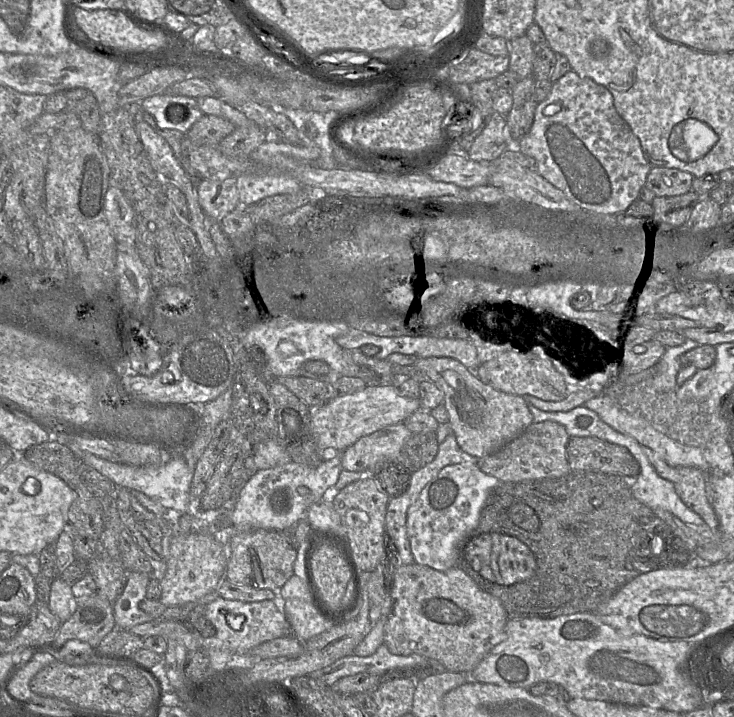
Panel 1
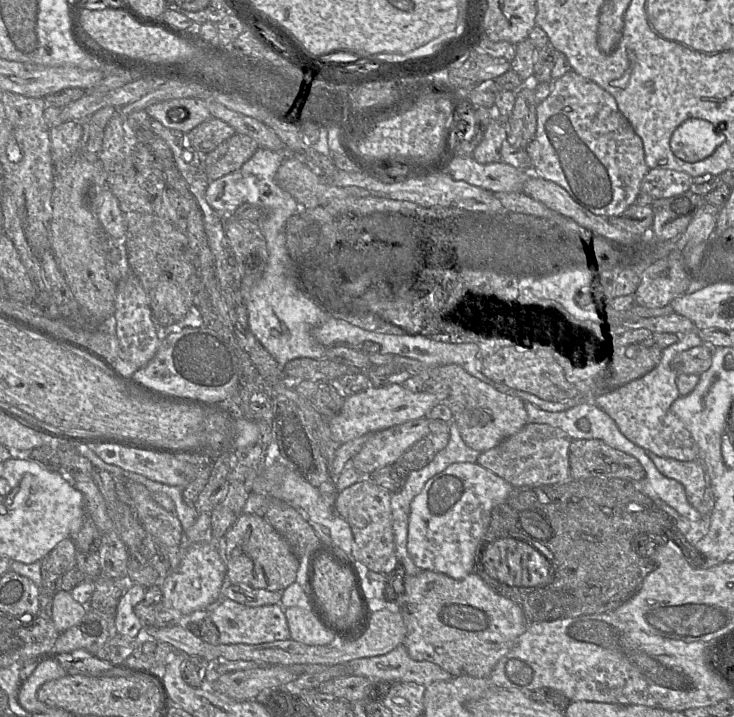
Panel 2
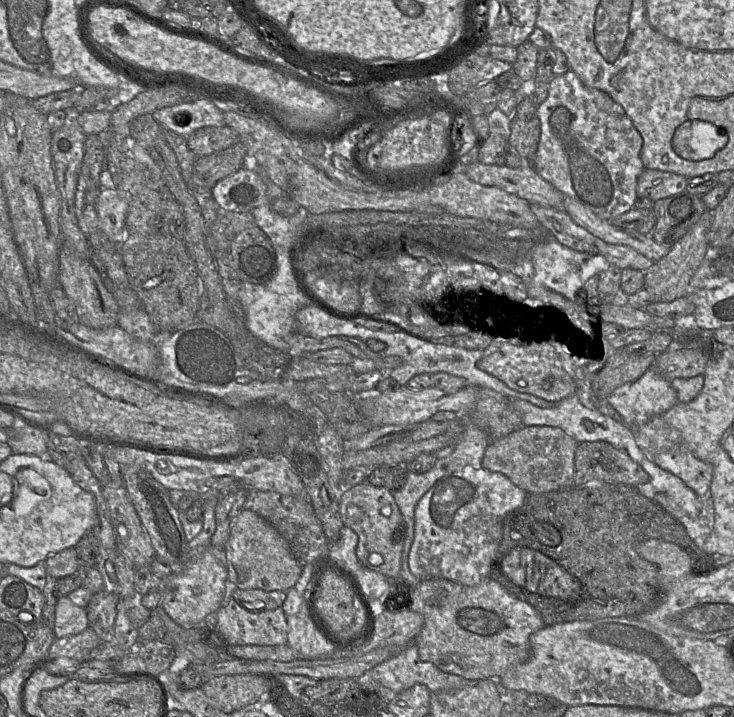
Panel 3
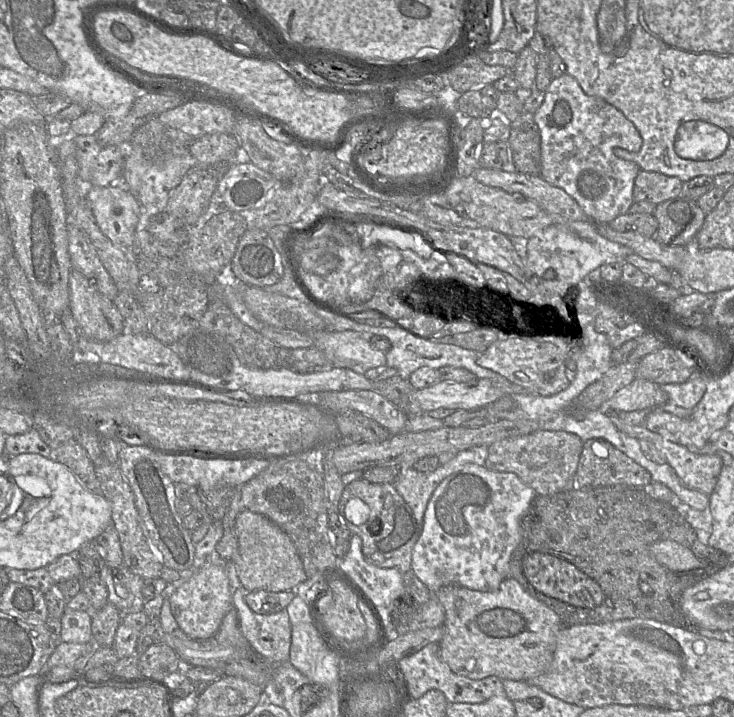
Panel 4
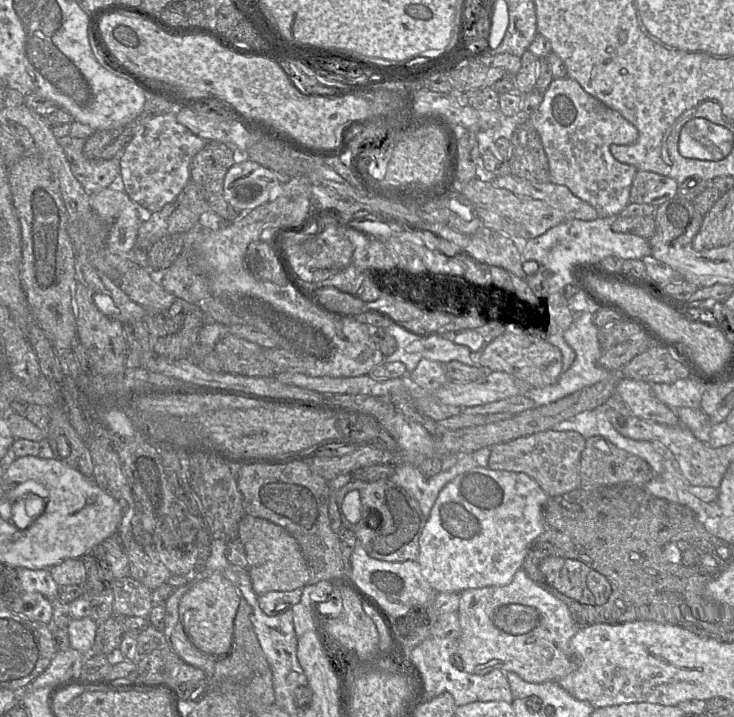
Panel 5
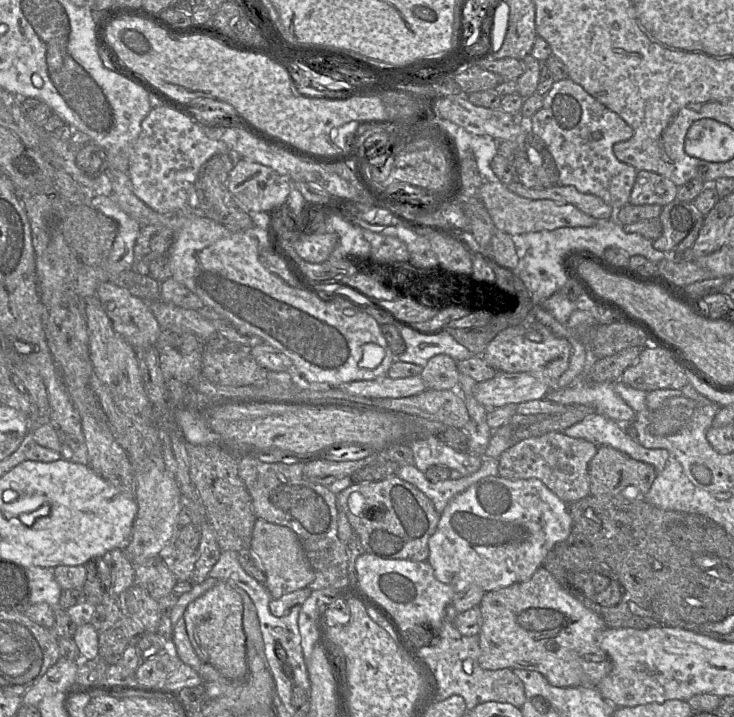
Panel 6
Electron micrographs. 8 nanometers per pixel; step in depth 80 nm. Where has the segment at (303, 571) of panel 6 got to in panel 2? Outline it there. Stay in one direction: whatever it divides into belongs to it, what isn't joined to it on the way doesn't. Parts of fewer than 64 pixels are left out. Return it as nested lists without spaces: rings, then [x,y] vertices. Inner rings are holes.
[[[242,513],[223,537],[226,576],[232,584],[283,591],[296,581],[299,559],[286,540],[262,516]]]

